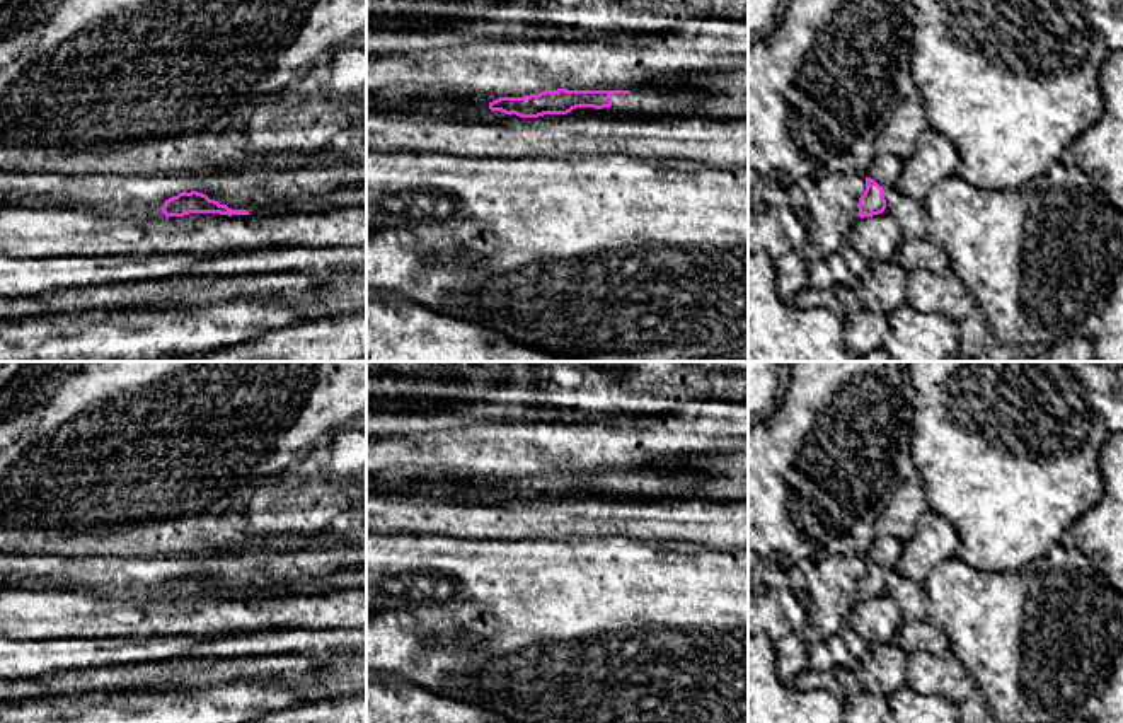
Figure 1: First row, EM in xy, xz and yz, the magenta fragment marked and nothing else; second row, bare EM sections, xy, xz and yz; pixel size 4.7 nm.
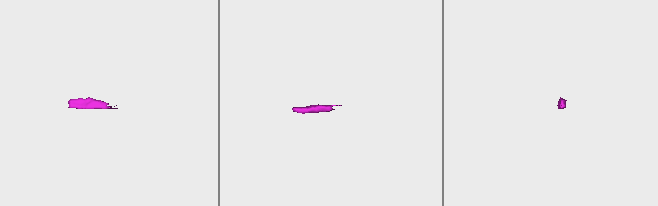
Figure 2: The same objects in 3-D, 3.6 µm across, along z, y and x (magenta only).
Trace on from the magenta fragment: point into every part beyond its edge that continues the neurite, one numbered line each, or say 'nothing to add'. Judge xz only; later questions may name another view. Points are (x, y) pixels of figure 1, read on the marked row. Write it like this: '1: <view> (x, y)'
1: xz (636, 101)

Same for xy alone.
nothing to add

